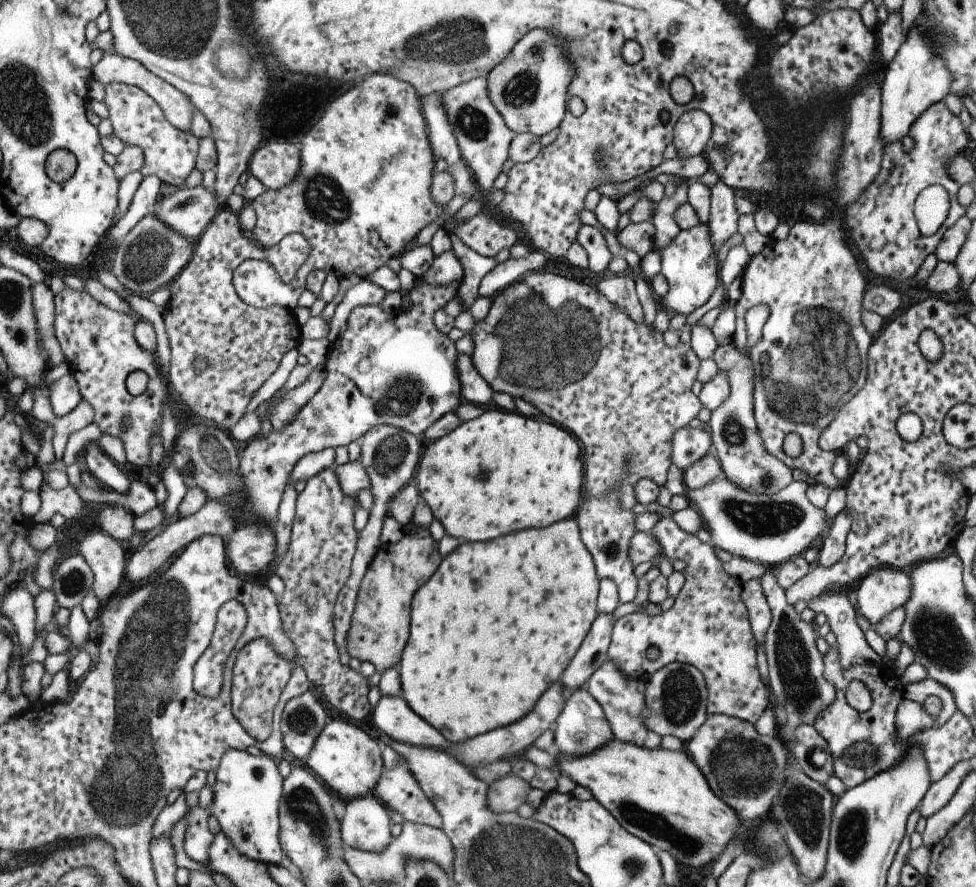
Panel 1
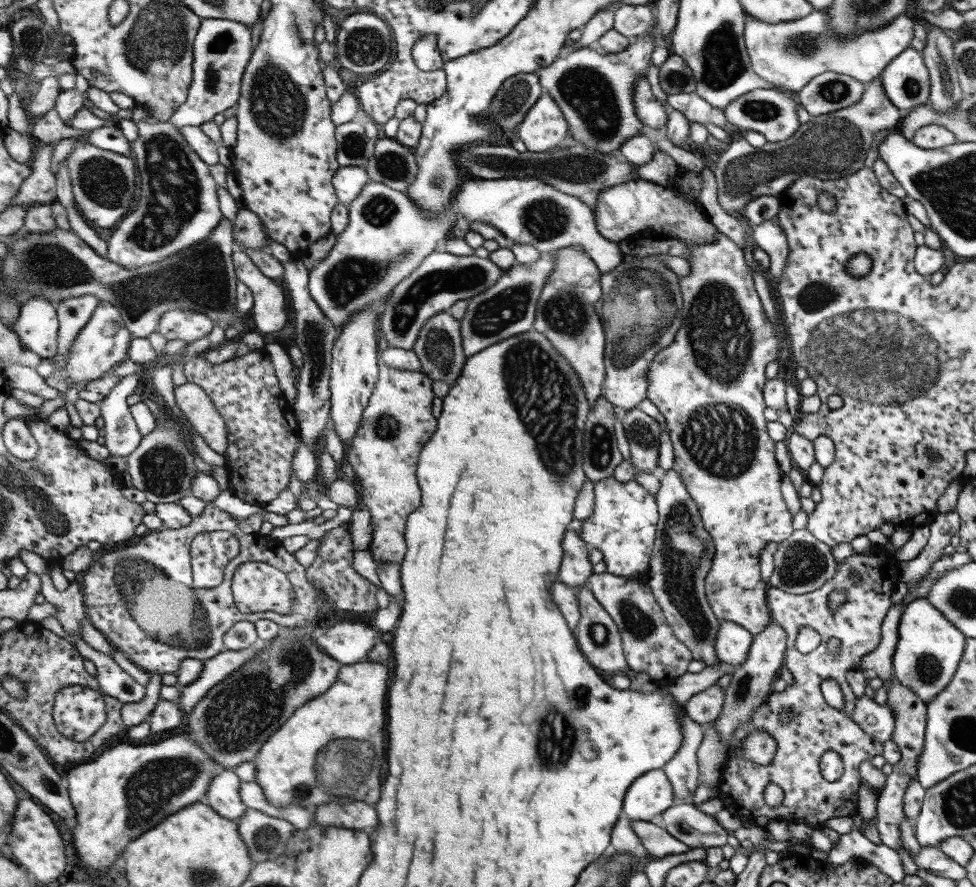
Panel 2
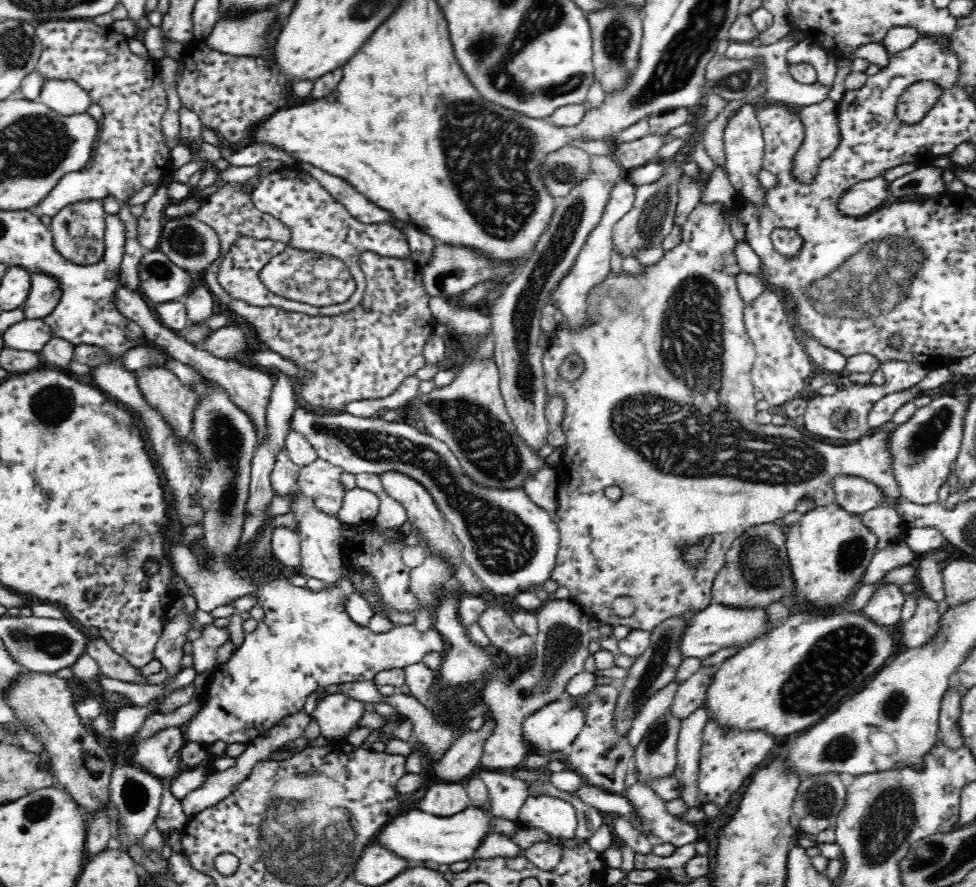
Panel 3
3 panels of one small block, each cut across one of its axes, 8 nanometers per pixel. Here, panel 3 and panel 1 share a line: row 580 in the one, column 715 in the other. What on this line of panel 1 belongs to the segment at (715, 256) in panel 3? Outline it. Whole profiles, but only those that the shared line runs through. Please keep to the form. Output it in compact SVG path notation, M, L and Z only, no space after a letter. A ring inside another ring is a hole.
M651 502L649 512L659 516L657 524L653 526L653 538L657 540L661 554L671 562L681 560L687 564L681 572L685 584L667 612L657 616L637 612L619 618L611 628L607 660L613 662L613 666L625 678L635 680L647 680L653 672L671 662L689 664L699 670L705 680L707 716L721 714L753 726L765 706L773 702L757 672L755 640L747 610L741 604L743 582L725 574L721 560L709 544L703 544L697 540L697 536L679 530L669 514L669 508ZM651 646L659 650L657 660L645 658L645 652Z

